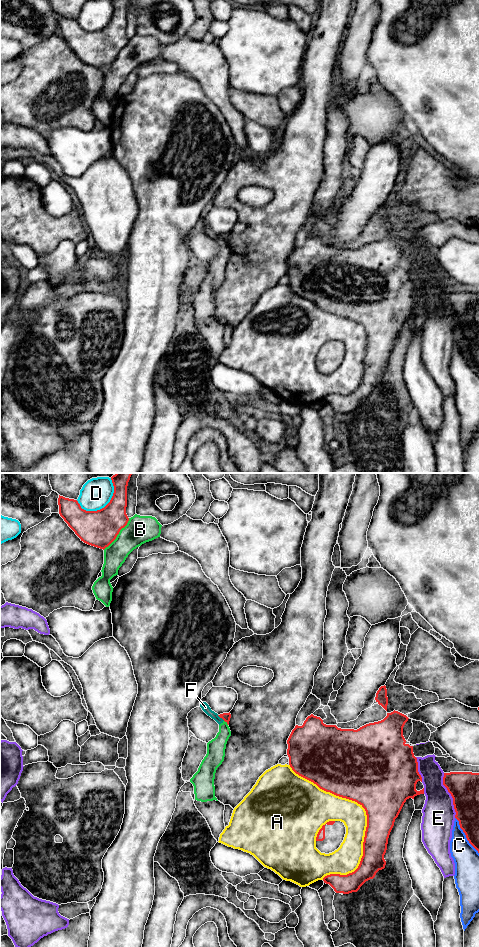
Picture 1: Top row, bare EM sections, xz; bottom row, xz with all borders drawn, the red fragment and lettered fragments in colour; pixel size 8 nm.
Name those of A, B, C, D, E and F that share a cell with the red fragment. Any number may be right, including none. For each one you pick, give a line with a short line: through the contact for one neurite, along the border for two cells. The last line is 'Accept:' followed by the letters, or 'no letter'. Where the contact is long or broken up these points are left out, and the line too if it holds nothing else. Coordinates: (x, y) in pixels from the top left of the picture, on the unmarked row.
Accept: no letter

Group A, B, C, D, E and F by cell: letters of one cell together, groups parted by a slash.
A / B F / C / D / E

